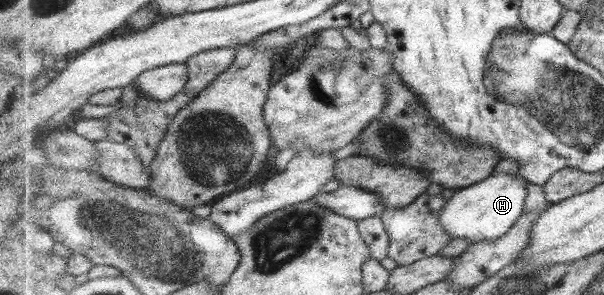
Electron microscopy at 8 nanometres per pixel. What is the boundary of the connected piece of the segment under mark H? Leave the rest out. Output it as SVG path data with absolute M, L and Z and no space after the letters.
M496 173L489 180L476 184L471 188L460 189L448 200L448 205L442 213L442 228L448 230L458 238L466 238L469 242L480 243L483 241L496 241L516 226L516 223L525 215L527 199L530 196L530 182L521 176L511 176L509 173Z

